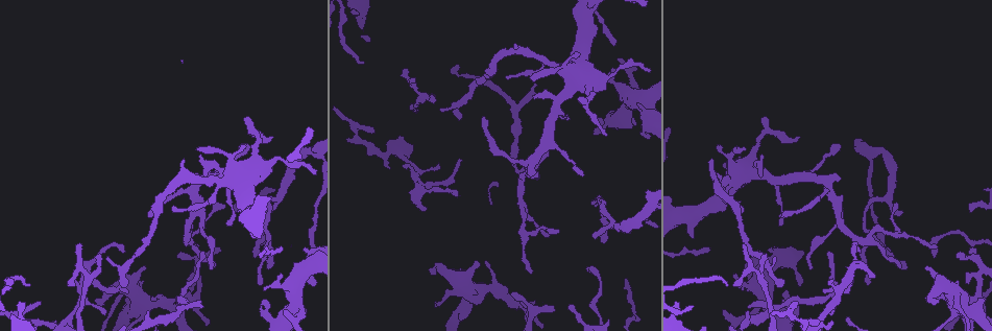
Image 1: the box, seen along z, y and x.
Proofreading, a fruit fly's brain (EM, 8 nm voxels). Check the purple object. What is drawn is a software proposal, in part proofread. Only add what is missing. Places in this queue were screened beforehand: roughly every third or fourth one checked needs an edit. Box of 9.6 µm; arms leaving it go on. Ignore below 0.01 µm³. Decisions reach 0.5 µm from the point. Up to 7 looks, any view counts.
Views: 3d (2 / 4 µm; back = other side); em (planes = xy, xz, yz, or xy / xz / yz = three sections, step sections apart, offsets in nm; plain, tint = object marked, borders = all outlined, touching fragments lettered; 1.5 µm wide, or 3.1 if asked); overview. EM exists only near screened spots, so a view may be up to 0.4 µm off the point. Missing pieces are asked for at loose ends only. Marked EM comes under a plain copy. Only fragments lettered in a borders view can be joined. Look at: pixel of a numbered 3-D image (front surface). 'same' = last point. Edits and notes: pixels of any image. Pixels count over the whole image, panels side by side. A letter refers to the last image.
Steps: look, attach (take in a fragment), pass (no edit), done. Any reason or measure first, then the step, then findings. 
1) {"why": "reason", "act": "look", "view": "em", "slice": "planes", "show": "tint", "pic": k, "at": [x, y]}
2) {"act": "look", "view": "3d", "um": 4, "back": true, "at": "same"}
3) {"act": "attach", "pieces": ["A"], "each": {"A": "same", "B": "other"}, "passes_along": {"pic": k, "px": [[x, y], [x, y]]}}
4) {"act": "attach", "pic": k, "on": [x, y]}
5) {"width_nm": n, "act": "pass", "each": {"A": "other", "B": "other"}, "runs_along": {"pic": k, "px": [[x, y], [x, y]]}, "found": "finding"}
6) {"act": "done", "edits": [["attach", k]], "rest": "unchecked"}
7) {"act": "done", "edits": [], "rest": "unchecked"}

{"why": "free end", "act": "look", "view": "3d", "um": 4, "back": true, "pic": 1, "at": [616, 59]}

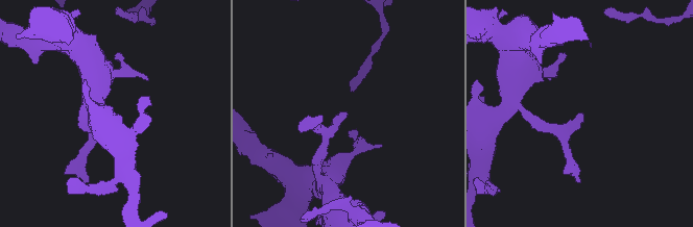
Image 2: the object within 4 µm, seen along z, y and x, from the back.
{"why": "shape alone is not enough", "act": "look", "view": "em", "slice": "planes", "show": "borders", "pic": 2, "at": [345, 113]}

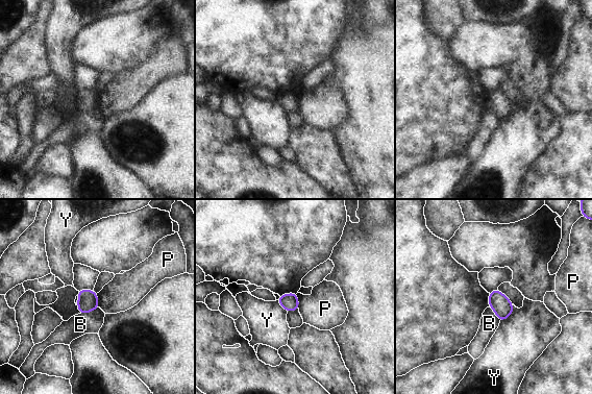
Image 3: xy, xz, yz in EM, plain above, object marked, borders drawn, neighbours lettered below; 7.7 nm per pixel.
{"act": "pass", "each": {"B": "other", "P": "other", "Y": "other"}, "border": {"pic": 3, "px": [[513, 304], [513, 312], [500, 322]]}, "found": "no lettered fragment goes on from it"}

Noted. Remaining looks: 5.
{"why": "tapers out", "act": "look", "view": "3d", "um": 2, "pic": 1, "at": [580, 174]}

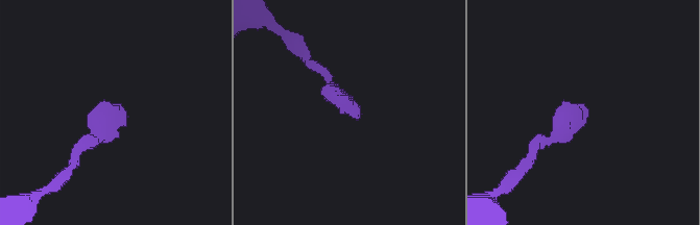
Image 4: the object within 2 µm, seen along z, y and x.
{"why": "now the EM", "act": "look", "view": "em", "slice": "planes", "show": "borders", "pic": 4, "at": [119, 104]}

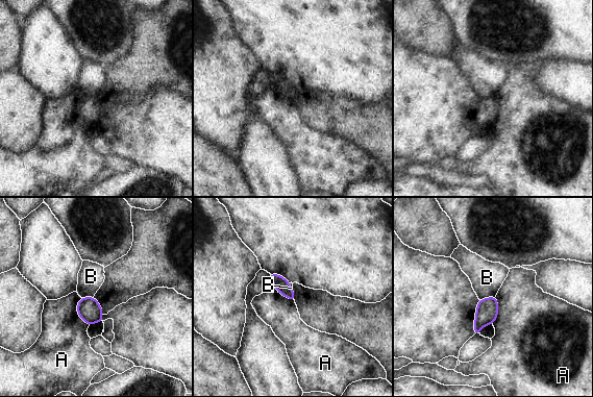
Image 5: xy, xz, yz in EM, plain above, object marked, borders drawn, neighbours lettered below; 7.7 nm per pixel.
{"act": "pass", "each": {"A": "other", "B": "other"}, "border": {"pic": 5, "px": [[495, 295], [478, 299]]}, "found": "no lettered fragment goes on from it"}

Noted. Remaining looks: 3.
{"why": "branch stops here", "act": "look", "view": "3d", "um": 4, "pic": 1, "at": [831, 279]}

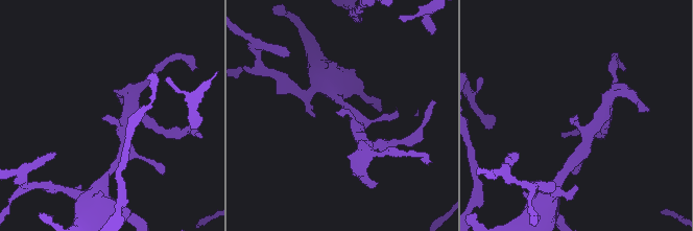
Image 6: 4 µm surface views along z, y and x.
{"act": "look", "view": "em", "slice": "planes", "show": "borders", "pic": 6, "at": [575, 118]}

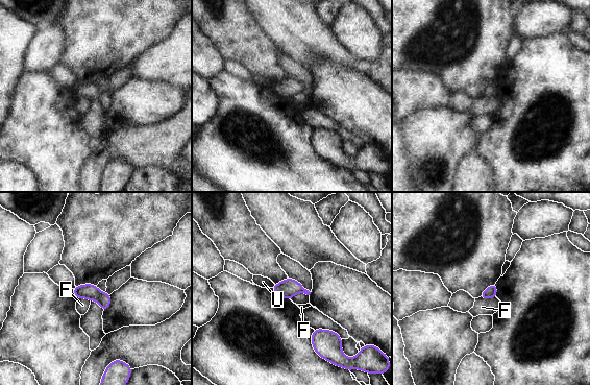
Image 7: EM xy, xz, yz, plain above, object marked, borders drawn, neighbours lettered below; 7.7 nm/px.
{"act": "pass", "each": {"F": "other", "U": "other"}, "border": {"pic": 7, "px": [[480, 296], [483, 298], [495, 297]]}, "found": "no lettered fragment goes on from it"}

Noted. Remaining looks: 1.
{"act": "done", "edits": [], "rest": "unchecked"}

